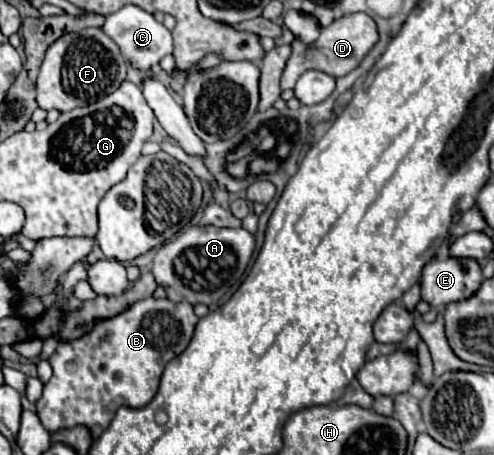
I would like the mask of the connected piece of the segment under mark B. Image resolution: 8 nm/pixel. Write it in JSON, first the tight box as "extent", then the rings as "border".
{"extent":[37,298,197,438],"border":[[[145,298],[135,302],[129,310],[123,314],[103,320],[95,324],[95,328],[73,342],[59,344],[53,356],[49,358],[49,364],[53,368],[51,380],[43,388],[43,396],[37,400],[37,416],[41,418],[41,424],[49,430],[55,432],[59,428],[73,428],[77,424],[85,424],[93,438],[99,438],[99,434],[109,426],[109,422],[115,416],[115,410],[119,406],[131,406],[131,408],[143,408],[151,402],[159,388],[159,378],[163,374],[163,366],[171,362],[175,356],[179,356],[195,330],[197,316],[193,312],[191,304],[175,304],[167,298],[155,300],[155,298]]]}

